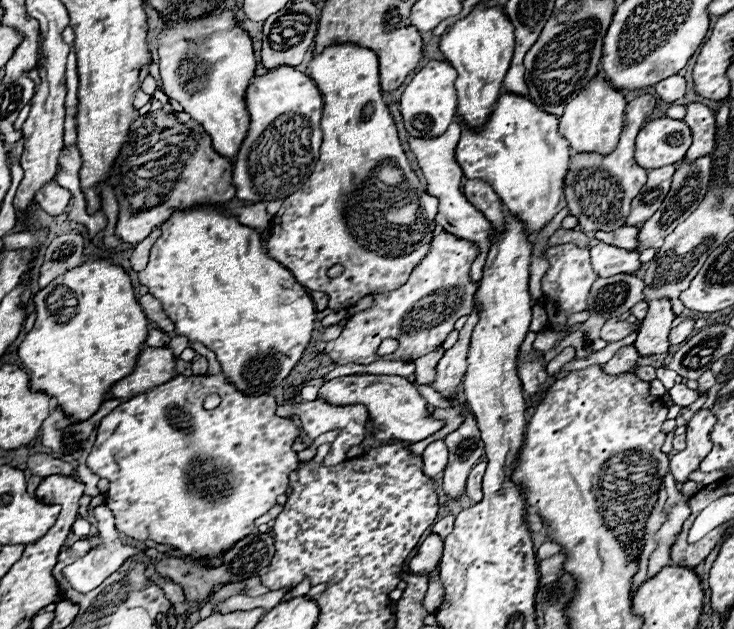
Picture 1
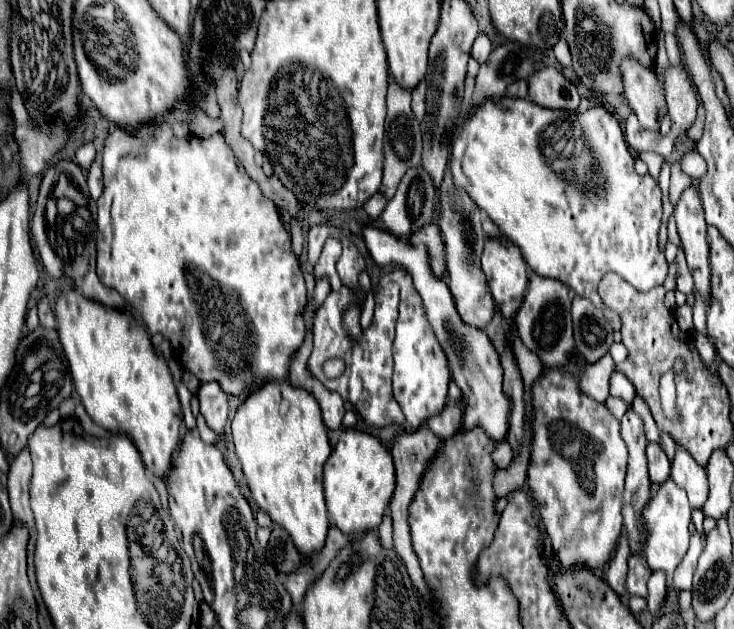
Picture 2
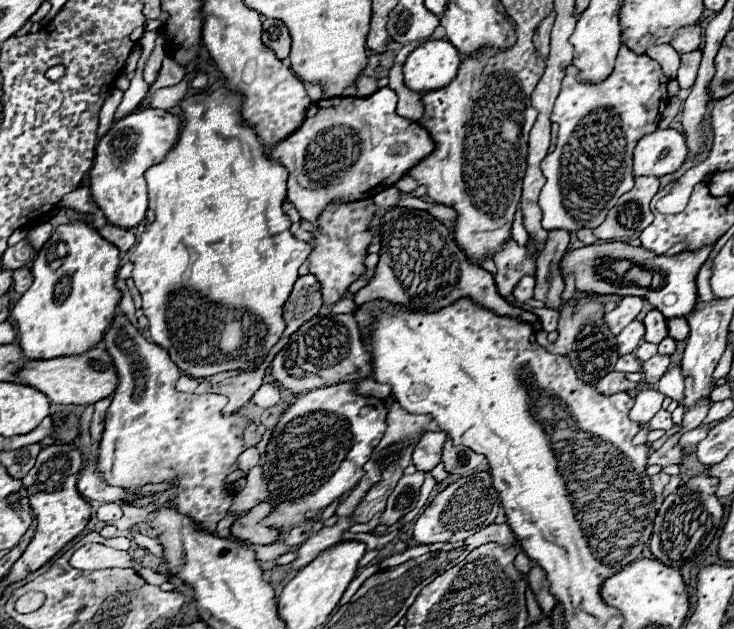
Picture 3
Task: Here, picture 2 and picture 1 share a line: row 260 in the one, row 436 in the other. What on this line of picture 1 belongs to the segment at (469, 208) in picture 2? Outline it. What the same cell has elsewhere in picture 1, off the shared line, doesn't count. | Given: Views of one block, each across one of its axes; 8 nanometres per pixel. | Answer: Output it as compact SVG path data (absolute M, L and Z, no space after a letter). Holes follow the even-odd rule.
M470 412L466 414L464 424L456 432L448 434L444 442L450 450L450 458L448 466L444 468L442 488L452 500L460 500L466 492L464 486L470 470L478 464L480 456L484 454L484 442L480 440L480 430Z

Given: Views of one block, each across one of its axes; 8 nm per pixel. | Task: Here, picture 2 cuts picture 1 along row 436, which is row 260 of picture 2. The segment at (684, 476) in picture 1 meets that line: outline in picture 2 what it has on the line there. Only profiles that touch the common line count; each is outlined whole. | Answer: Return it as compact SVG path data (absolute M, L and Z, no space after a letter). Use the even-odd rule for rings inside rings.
M694 186L686 188L676 204L676 224L678 234L686 252L688 268L694 278L696 292L708 302L710 292L710 260L708 260L708 238L706 238L706 220L700 196Z

